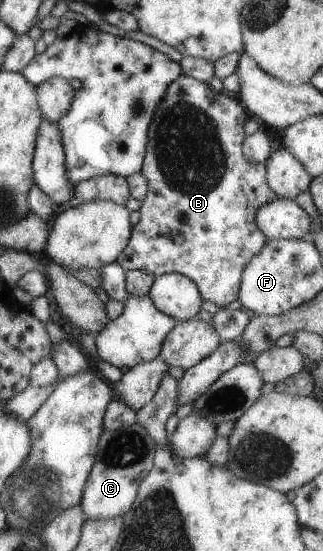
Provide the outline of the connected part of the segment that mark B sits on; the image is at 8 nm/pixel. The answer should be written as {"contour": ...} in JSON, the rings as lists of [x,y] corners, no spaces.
{"contour":[[[185,74],[179,76],[177,80],[174,80],[169,84],[169,88],[165,90],[165,98],[161,100],[161,104],[157,104],[157,109],[153,112],[153,120],[149,124],[149,132],[147,132],[147,148],[144,156],[142,173],[148,182],[148,191],[145,200],[143,200],[141,207],[139,208],[140,220],[137,224],[132,226],[132,234],[129,242],[126,244],[123,252],[119,254],[117,262],[123,270],[142,270],[153,276],[158,277],[165,273],[179,273],[187,276],[193,280],[199,287],[201,298],[204,301],[209,300],[223,308],[230,302],[238,300],[240,291],[241,274],[245,264],[257,254],[261,252],[261,248],[267,244],[268,238],[257,228],[255,224],[255,216],[257,210],[267,204],[271,200],[275,200],[278,194],[275,194],[267,182],[267,169],[266,163],[249,162],[245,160],[243,156],[243,141],[245,140],[245,132],[243,126],[245,121],[249,118],[249,112],[243,105],[241,100],[235,100],[231,96],[221,94],[220,91],[215,91],[207,83],[195,80],[193,77]]]}

